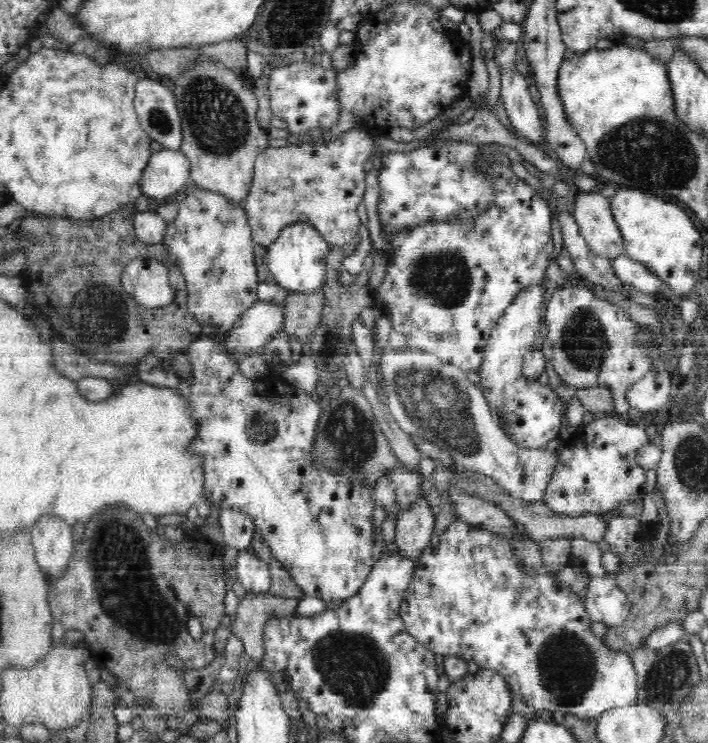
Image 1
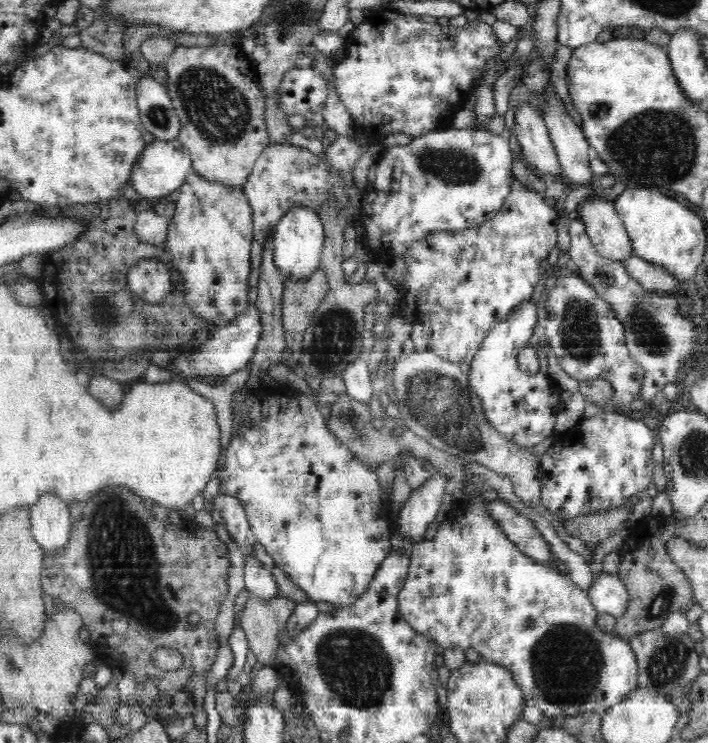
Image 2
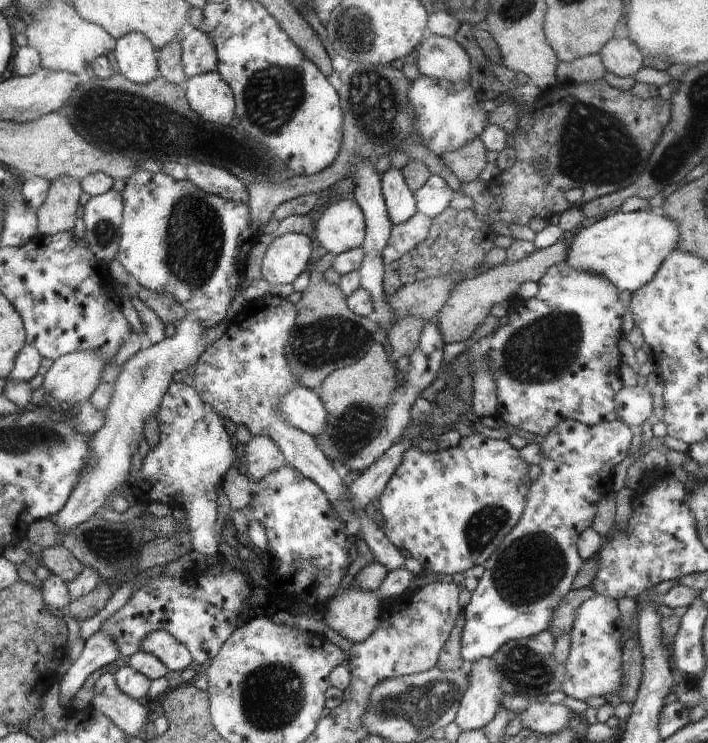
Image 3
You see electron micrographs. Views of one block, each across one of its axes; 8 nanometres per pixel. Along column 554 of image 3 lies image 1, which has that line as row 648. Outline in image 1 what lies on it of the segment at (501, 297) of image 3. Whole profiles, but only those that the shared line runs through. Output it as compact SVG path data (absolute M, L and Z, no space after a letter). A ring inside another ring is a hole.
M247 591L238 602L232 617L231 633L242 640L244 652L250 658L262 660L264 654L263 632L272 619L282 618L296 612L299 599L287 599Z

